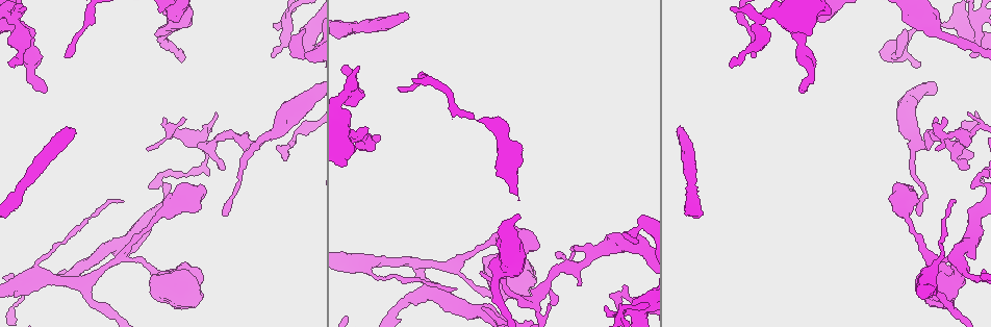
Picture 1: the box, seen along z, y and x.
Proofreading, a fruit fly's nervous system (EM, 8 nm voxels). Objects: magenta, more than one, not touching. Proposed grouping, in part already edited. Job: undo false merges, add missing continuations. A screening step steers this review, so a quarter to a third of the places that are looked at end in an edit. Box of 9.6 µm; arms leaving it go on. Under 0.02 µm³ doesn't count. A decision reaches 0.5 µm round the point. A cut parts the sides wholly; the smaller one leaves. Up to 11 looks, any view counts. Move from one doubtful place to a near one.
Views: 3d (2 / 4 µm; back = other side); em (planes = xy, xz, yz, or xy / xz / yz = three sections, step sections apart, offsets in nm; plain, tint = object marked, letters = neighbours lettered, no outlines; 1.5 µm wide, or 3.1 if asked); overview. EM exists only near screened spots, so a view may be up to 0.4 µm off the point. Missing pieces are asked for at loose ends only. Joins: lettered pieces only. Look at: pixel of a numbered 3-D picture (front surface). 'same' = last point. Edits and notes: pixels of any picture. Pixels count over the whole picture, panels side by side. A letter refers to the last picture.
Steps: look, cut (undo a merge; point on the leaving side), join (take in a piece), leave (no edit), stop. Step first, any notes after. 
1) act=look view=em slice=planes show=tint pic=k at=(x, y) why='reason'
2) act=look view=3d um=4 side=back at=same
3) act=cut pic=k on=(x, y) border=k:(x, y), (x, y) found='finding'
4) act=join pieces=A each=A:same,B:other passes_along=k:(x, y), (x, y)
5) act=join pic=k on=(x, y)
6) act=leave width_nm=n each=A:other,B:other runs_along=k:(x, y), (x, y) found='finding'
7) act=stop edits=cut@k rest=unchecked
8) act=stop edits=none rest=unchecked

act=look view=em slice=planes show=letters pic=1 at=(408, 18) why='free end'

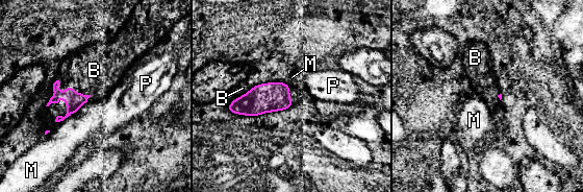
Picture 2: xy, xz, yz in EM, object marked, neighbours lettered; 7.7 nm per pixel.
act=join pieces=B each=B:same,M:other,P:other passes_along=2:(74, 100), (54, 93), (77, 70) found='the cell continues'

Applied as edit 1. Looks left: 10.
act=look view=overview

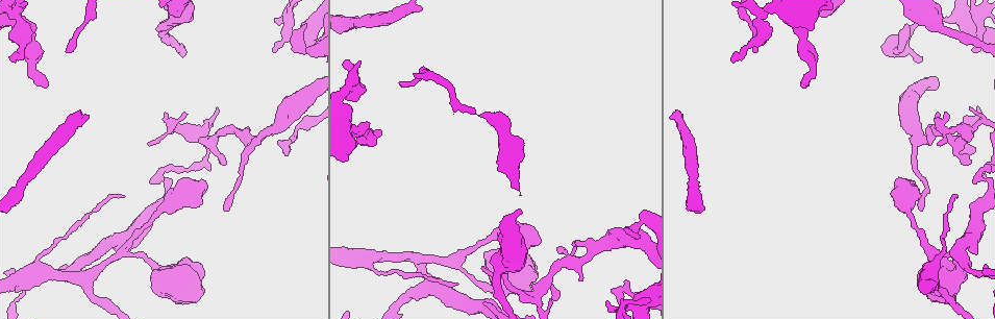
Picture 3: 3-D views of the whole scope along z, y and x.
act=look view=3d um=2 pic=3 at=(755, 50) why='thin end'

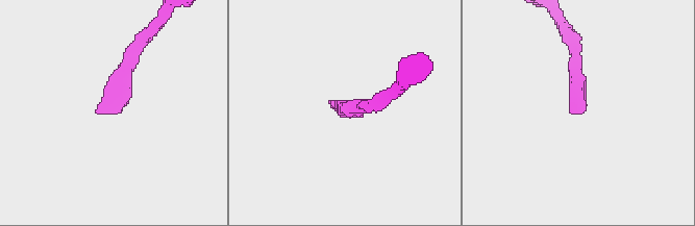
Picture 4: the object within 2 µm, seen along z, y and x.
act=look view=em slice=planes show=letters pic=4 at=(104, 111) why='now the EM'

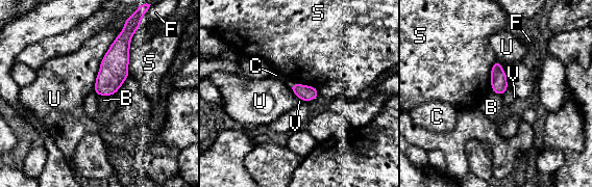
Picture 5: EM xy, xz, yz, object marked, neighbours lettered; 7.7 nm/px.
act=leave each=B:other,C:other,F:other,S:other,U:other,V:other border=5:(509, 88), (501, 96) found='no lettered piece goes on from it'

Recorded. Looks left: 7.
act=look view=em slice=planes show=plain pic=3 at=(948, 114) why='free end'

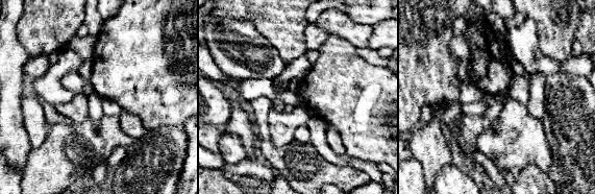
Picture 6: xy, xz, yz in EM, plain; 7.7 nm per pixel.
act=look view=em slice=planes show=tint at=same

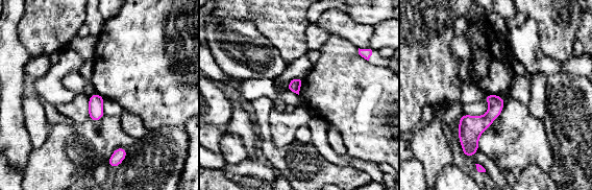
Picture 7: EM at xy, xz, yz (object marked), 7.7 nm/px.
act=look view=em slice=planes show=letters at=same why='what lies round it'

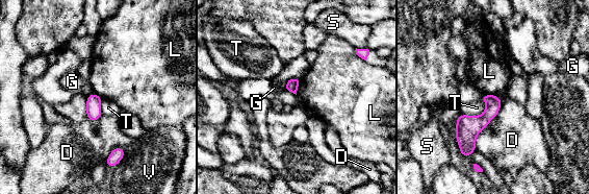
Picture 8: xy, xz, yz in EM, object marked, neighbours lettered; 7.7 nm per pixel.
act=leave each=D:other,G:other,L:other,S:other,T:other,V:other found='none of them fits'

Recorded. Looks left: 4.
act=look view=3d um=2 pic=3 at=(540, 240) why='branch stops here'

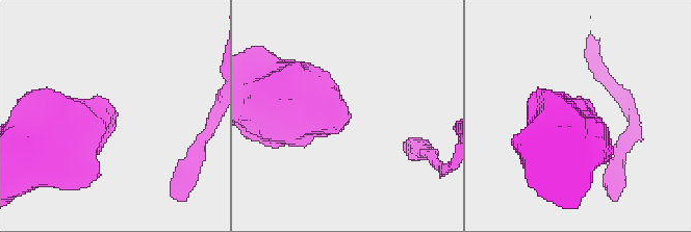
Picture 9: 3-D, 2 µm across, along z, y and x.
act=look view=em slice=yz step=4 show=plain pic=9 at=(589, 116) why='shape alone is not enough'

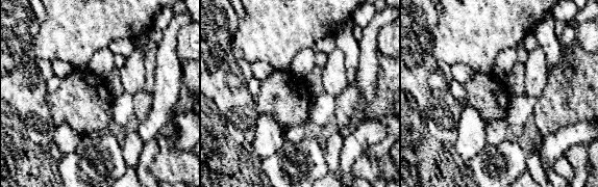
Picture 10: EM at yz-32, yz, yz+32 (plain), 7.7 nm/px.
act=look view=em slice=yz step=4 show=letters at=same why='what lies round it'

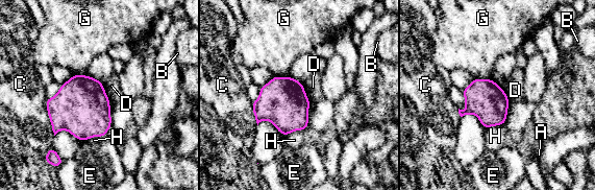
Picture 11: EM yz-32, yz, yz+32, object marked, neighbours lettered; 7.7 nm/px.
act=leave longest_contact=C:300nm each=A:other,B:other,C:other,D:other,E:other,G:other,H:other border=11:(102, 84), (105, 95), (110, 103) found='none of them fits'

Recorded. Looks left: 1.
act=stop edits=join@2 rest=unchecked

